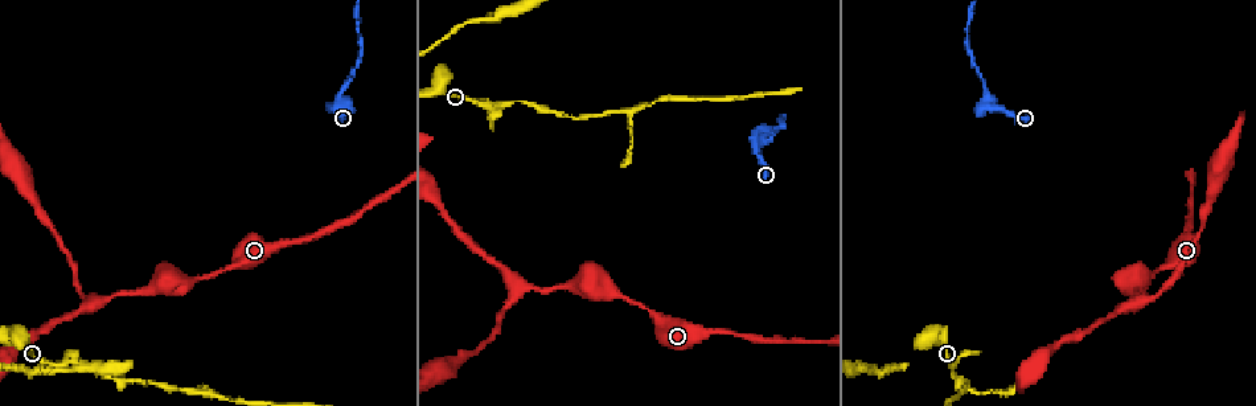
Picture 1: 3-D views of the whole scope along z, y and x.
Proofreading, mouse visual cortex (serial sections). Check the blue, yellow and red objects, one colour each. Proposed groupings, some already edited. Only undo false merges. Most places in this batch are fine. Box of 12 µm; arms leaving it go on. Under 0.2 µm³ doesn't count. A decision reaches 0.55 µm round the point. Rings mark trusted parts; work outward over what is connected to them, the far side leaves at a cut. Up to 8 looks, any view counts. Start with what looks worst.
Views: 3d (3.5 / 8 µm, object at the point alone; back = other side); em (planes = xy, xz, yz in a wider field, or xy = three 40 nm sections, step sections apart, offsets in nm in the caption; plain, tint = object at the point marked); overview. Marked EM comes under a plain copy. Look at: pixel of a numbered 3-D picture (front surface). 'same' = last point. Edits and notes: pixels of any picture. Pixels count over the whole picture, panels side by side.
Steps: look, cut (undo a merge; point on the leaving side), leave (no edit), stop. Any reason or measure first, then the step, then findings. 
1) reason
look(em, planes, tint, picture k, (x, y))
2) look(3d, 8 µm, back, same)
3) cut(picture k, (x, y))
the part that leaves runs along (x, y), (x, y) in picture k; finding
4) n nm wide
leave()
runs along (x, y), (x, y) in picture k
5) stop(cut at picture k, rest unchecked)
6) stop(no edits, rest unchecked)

a narrow waist
look(3d, 3.5 µm, picture 1, (522, 102))

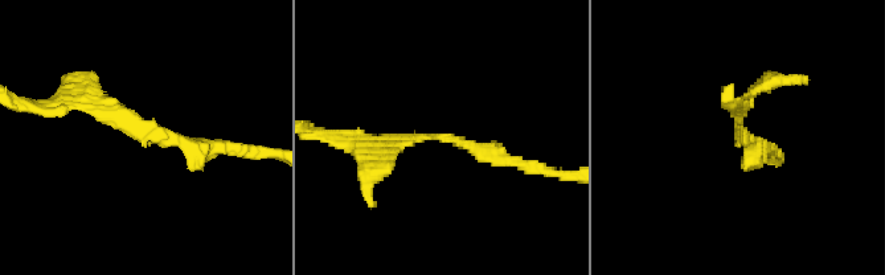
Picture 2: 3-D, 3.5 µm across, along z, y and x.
arms of 200, 200 nm; now the EM
look(em, xy, step 2, tint, picture 2, (436, 138))

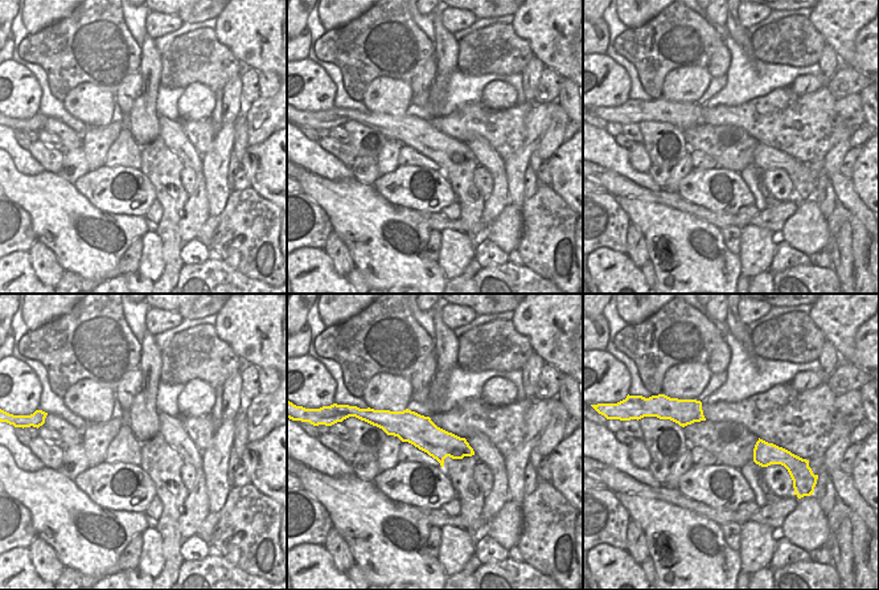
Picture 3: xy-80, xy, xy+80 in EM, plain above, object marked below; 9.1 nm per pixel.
280 nm wide
leave()
runs along (49, 106), (94, 106), (187, 147), (216, 147) in picture 2; one cell here

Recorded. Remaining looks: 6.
thick turns thin
look(3d, 3.5 µm, back, picture 1, (345, 87))

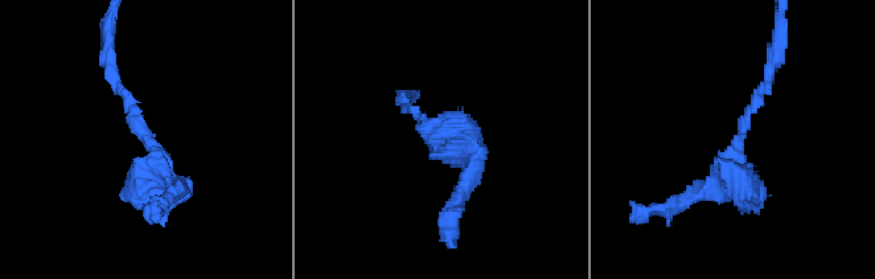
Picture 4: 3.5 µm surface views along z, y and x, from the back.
look(em, planes, tint, picture 4, (150, 142))

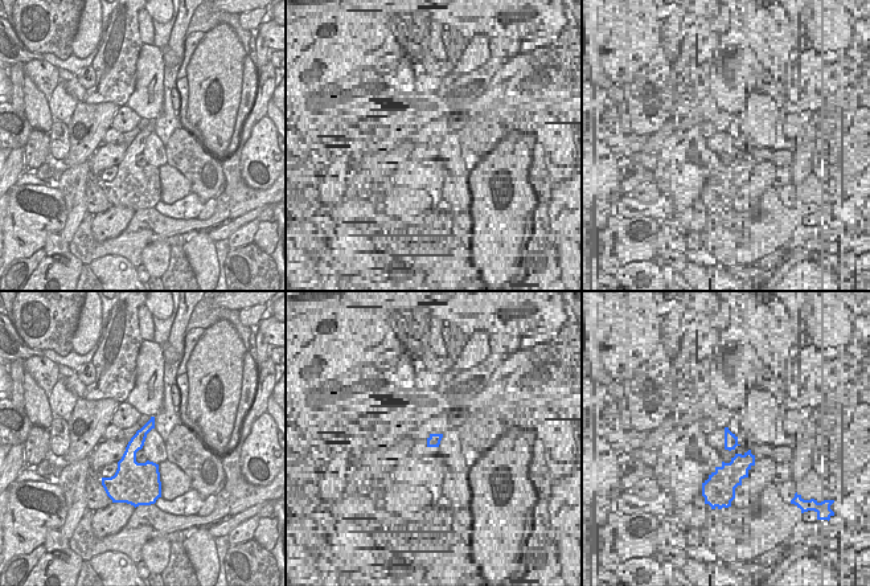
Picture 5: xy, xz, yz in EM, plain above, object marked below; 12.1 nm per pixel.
leave()
runs along (697, 193), (728, 185), (768, 72) in picture 4; all the same cell

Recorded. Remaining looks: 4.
three-way junction
look(3d, 3.5 µm, picture 1, (100, 299))

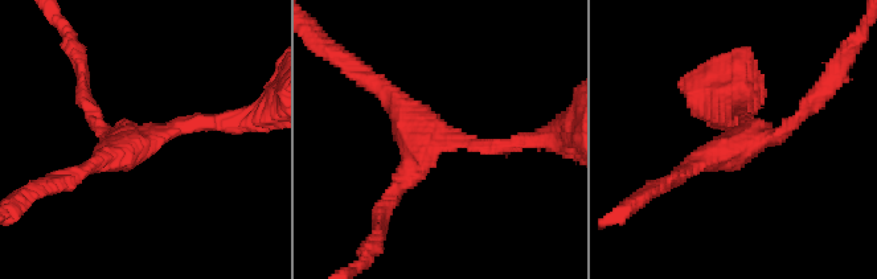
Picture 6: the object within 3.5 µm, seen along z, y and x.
need the tissue
look(em, planes, tint, picture 6, (136, 143))

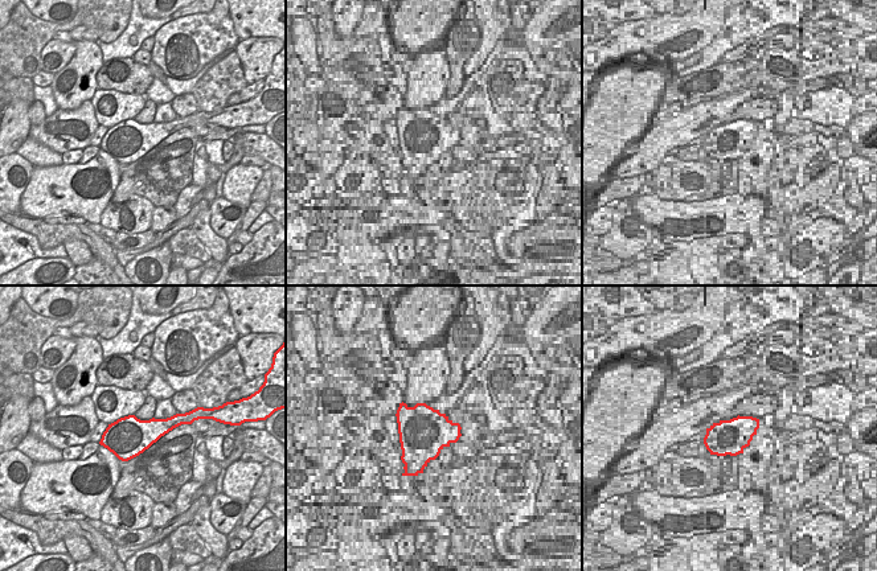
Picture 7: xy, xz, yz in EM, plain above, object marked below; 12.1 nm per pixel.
arms of 200, 200, 250 nm
leave()
runs along (516, 140), (434, 140), (389, 204) in picture 6; one cell here

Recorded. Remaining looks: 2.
stop(no edits, rest unchecked)

